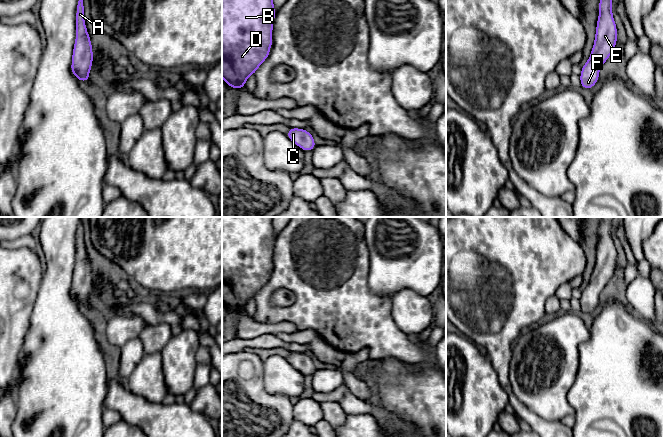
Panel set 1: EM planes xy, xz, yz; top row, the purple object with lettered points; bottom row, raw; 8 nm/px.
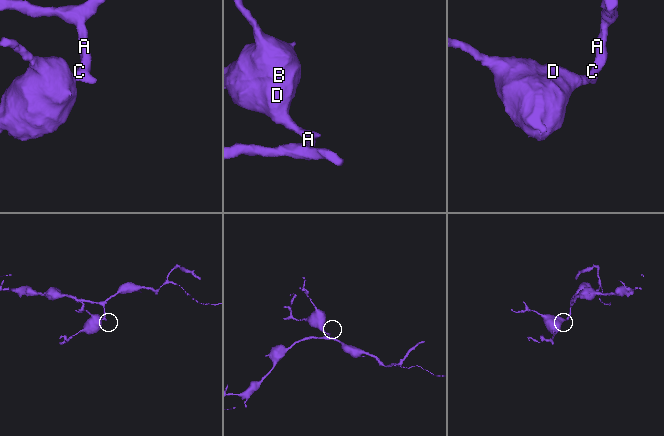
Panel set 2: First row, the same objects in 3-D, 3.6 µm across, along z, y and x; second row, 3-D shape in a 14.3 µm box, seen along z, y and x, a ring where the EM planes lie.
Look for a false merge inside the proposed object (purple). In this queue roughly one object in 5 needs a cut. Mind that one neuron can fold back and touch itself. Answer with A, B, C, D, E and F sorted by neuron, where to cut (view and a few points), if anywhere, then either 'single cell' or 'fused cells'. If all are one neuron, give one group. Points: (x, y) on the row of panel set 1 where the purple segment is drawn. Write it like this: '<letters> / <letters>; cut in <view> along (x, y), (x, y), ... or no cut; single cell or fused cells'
A B C D E F; no cut; single cell

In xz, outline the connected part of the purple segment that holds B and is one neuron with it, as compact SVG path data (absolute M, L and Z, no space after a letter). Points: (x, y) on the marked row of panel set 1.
M222 0L222 78L238 91L267 59L273 43L273 0Z

